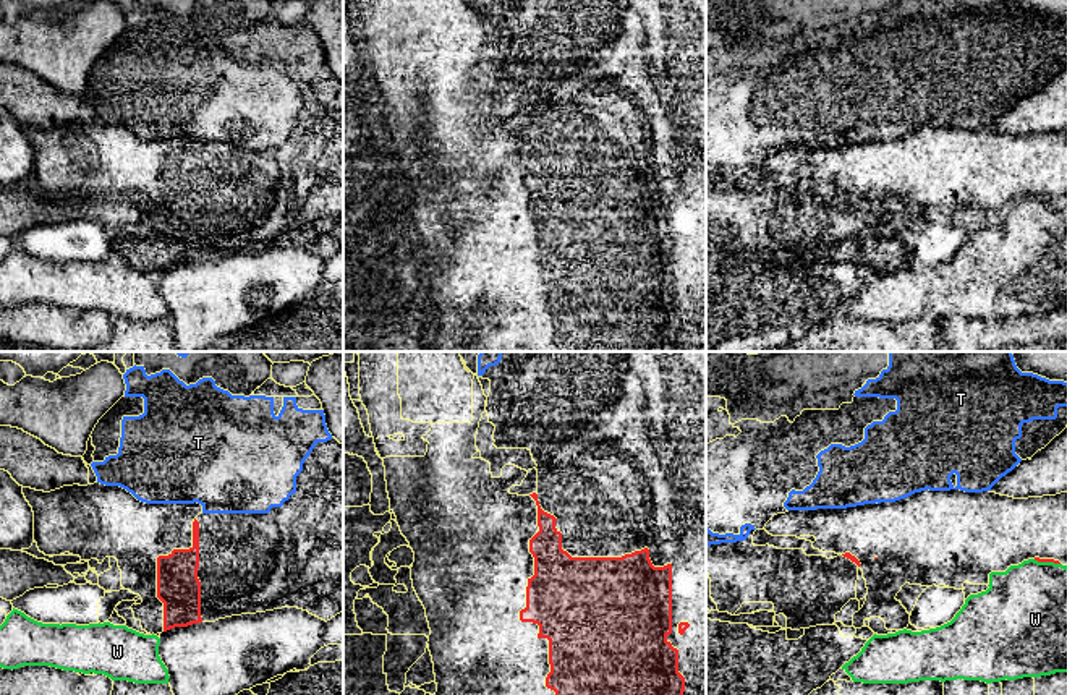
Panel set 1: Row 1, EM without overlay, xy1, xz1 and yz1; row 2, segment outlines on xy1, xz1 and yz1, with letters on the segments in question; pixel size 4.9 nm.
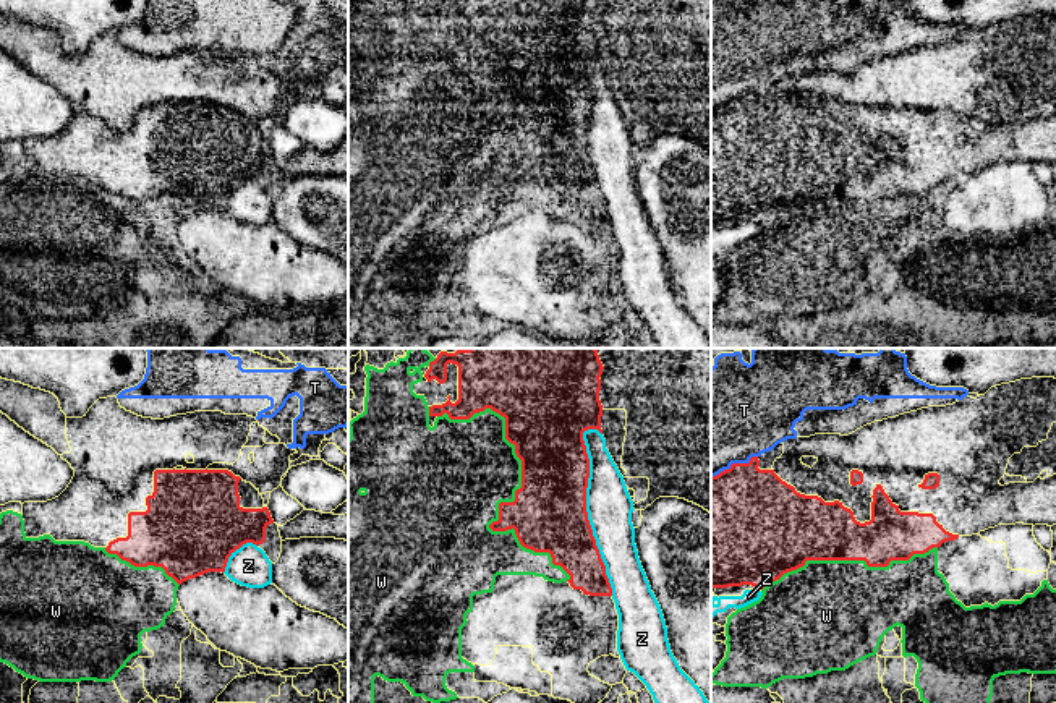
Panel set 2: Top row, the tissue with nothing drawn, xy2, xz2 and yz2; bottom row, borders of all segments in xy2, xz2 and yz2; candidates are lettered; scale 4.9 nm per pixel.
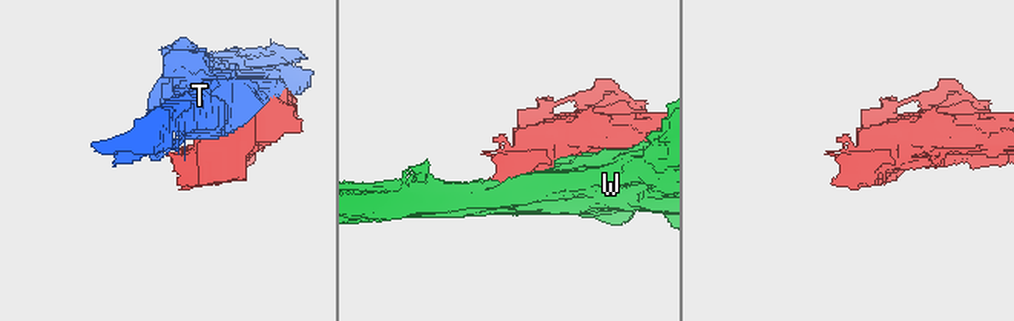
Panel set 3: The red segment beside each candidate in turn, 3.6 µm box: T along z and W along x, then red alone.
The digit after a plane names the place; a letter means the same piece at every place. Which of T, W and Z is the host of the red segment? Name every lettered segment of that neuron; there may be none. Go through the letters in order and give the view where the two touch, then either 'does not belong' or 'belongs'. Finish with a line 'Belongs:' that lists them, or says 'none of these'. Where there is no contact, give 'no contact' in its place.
T: meets red in yz2; does not belong
W: meets red in xz2; does not belong
Z: meets red in xz2; does not belong
Belongs: none of these

